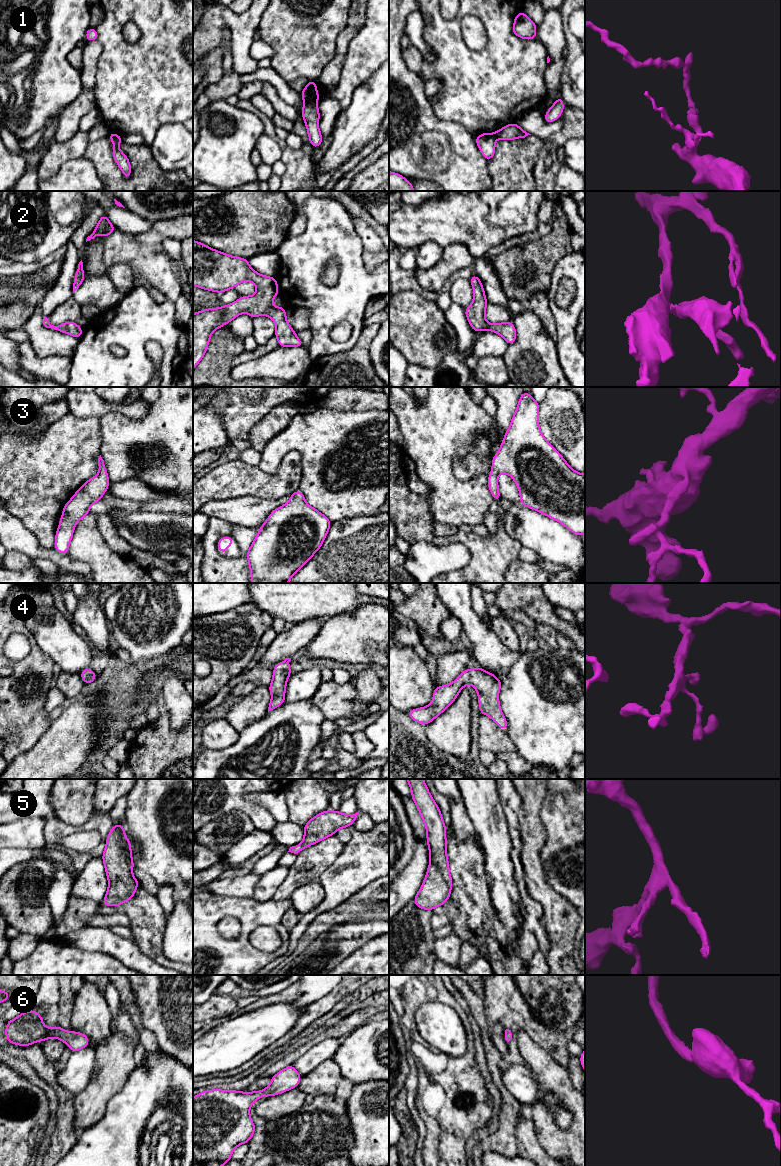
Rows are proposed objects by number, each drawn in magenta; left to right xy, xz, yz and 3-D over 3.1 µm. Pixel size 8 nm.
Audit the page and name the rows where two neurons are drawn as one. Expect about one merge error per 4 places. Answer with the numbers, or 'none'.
1

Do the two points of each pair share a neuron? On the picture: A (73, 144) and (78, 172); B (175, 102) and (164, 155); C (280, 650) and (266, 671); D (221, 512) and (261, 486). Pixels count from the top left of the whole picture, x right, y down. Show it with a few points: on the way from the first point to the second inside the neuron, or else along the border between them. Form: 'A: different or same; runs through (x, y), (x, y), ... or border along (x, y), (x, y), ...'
A: different; border along (83, 155), (67, 160), (56, 172)
B: different; border along (182, 123), (164, 123), (157, 130), (153, 138)
C: different; border along (258, 662), (272, 668)
D: different; border along (268, 499), (246, 495), (224, 498), (222, 500)

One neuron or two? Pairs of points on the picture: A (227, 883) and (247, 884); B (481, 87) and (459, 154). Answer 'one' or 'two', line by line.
A: one
B: two

